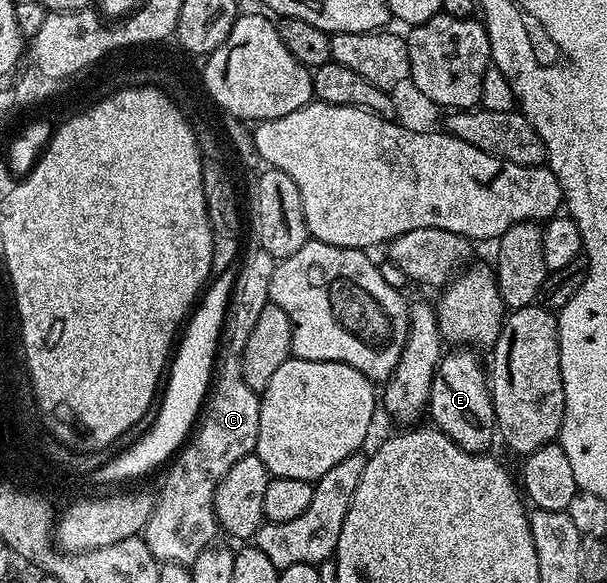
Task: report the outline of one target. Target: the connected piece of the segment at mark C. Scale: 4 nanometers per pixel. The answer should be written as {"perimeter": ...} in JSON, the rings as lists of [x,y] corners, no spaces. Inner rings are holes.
{"perimeter":[[[254,247],[245,257],[246,254],[234,275],[218,355],[214,359],[214,376],[200,420],[192,436],[173,458],[170,474],[162,490],[157,490],[154,510],[144,530],[148,551],[152,551],[160,563],[189,567],[205,549],[217,542],[214,540],[220,536],[220,526],[214,513],[214,492],[232,465],[253,454],[258,447],[260,393],[248,387],[244,379],[242,352],[248,343],[248,335],[252,335],[252,327],[256,327],[256,319],[260,319],[260,311],[271,304],[270,288],[276,258],[260,247]]]}

